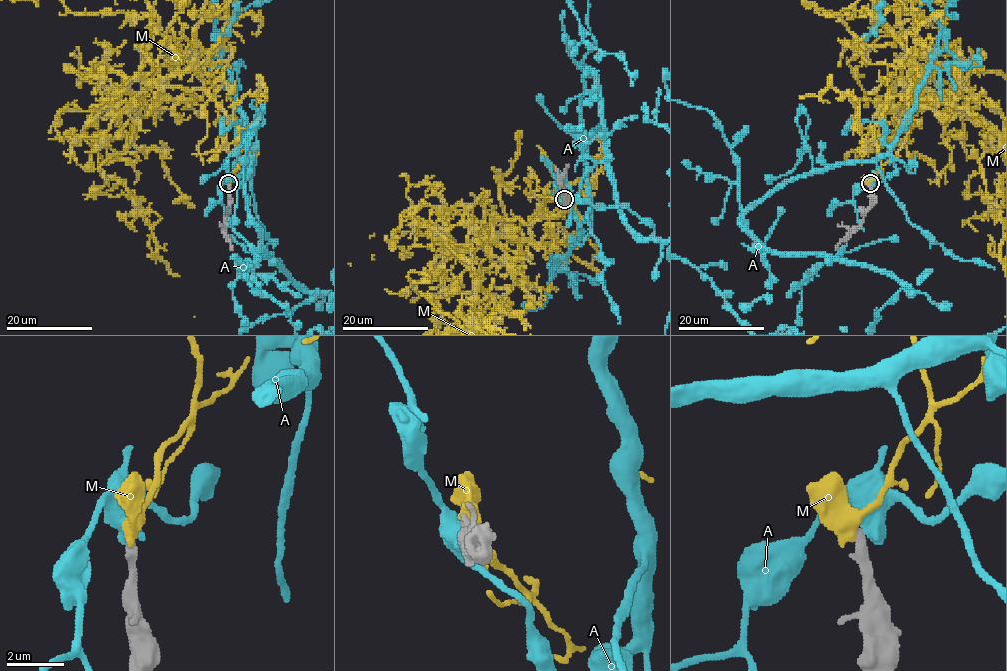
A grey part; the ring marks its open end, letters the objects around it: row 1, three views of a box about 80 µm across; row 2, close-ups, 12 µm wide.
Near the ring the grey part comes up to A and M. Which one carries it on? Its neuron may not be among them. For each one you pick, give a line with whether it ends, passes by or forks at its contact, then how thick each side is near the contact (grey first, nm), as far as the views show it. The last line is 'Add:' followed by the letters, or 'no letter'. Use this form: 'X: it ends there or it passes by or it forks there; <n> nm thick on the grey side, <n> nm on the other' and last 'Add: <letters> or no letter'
Add: no letter

